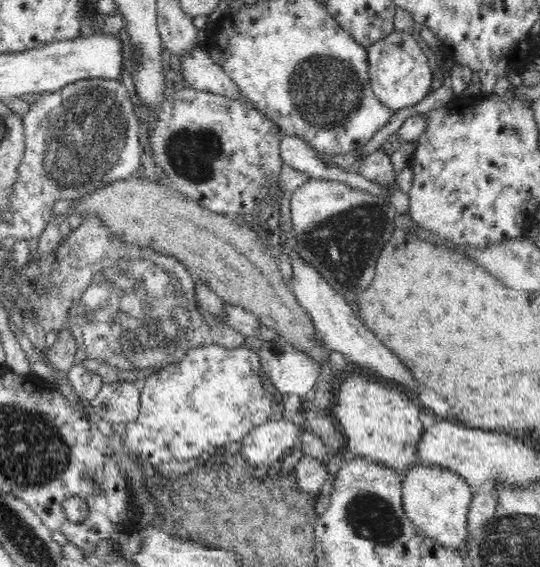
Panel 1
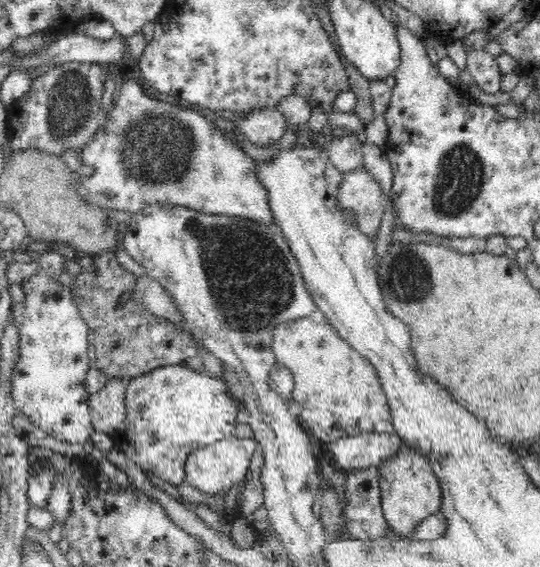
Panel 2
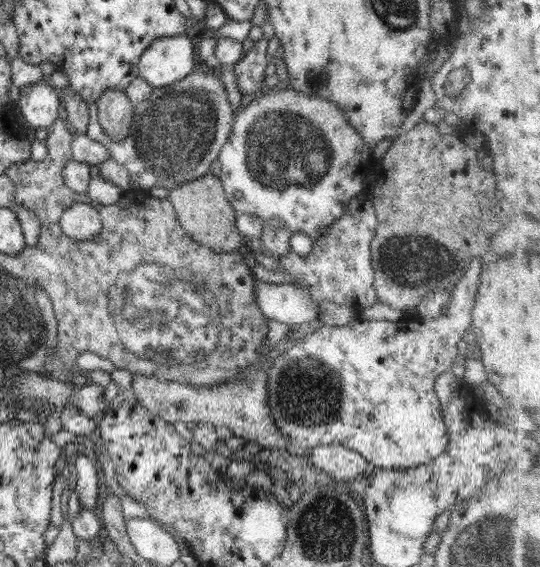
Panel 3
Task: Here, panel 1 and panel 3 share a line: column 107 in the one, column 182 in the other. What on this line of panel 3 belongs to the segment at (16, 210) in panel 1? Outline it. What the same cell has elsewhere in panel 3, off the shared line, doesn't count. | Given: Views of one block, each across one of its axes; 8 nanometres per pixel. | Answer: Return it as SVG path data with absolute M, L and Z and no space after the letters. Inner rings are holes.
M219 70L196 71L188 74L182 80L168 86L158 87L152 91L150 98L140 102L134 109L133 124L129 136L115 142L105 133L98 122L97 104L88 102L89 124L87 136L98 142L109 156L128 170L131 178L139 189L150 192L152 188L164 188L172 191L177 187L189 184L191 181L210 173L212 162L218 159L220 150L232 135L234 125L234 109L230 105L228 92L224 89Z

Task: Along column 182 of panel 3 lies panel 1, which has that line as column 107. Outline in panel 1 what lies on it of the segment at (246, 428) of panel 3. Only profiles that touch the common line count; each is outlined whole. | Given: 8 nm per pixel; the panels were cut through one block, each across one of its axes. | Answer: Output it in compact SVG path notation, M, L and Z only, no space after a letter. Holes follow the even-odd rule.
M131 382L103 384L91 401L98 416L106 422L129 423L136 420L140 410L141 385Z

